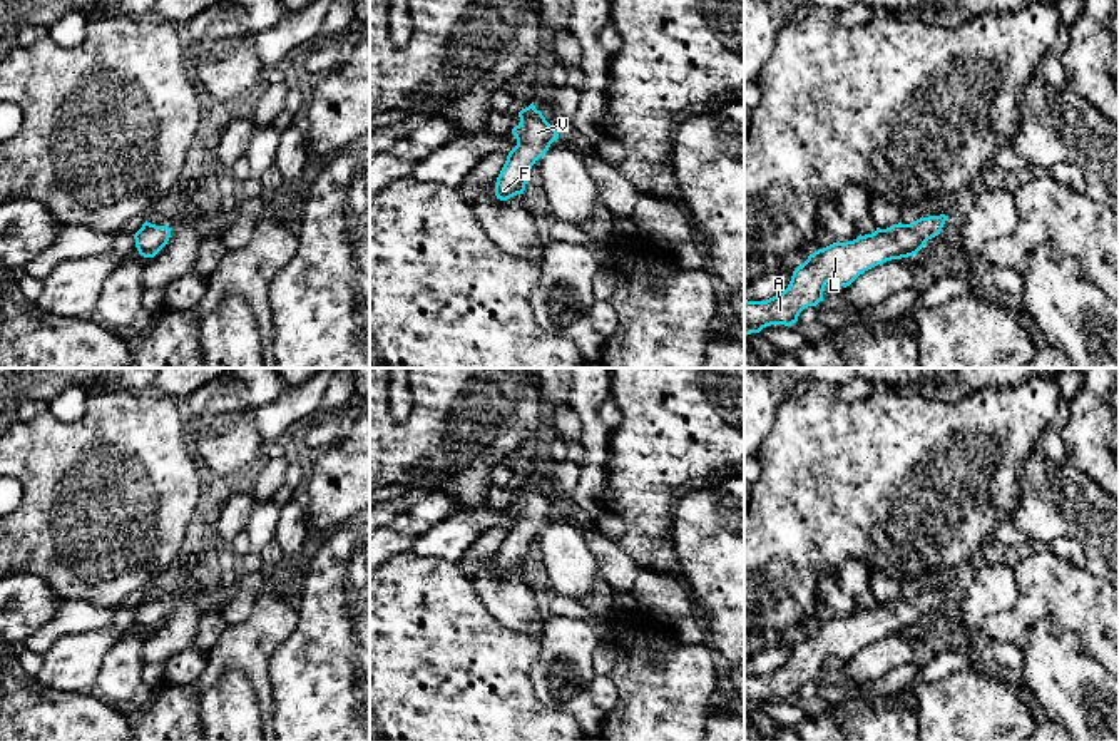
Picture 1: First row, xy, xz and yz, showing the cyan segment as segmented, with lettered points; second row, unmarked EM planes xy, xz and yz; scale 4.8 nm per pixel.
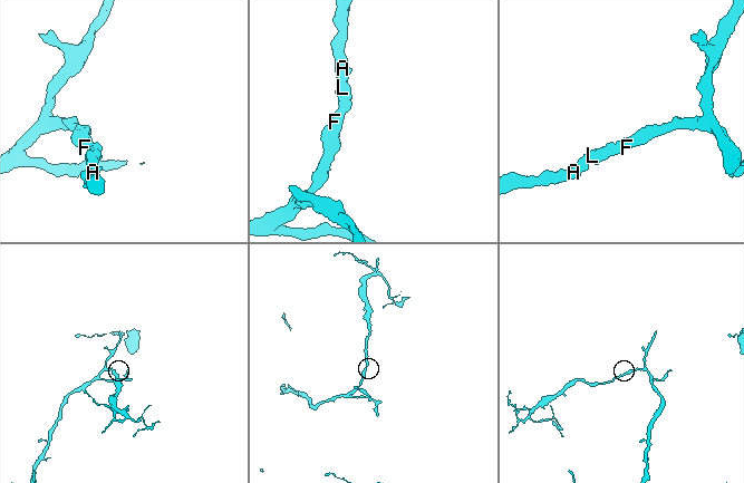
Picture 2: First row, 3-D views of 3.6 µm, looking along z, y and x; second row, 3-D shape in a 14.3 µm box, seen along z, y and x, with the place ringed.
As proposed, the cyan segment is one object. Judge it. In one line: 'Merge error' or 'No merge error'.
No merge error

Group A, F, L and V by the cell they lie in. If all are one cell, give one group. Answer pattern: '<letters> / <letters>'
A F L V

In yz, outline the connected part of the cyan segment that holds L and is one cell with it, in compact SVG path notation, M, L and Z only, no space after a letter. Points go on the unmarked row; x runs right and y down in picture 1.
M945 589L920 592L815 626L793 646L783 667L766 676L744 674L744 711L771 699L791 701L805 682L823 676L830 656L846 662L878 639L917 629L928 614L940 609L947 595Z

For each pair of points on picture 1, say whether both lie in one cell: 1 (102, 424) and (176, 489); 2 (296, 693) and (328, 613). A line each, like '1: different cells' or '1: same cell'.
1: same cell
2: same cell

